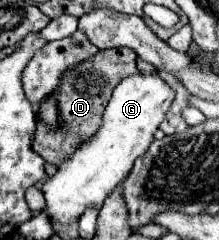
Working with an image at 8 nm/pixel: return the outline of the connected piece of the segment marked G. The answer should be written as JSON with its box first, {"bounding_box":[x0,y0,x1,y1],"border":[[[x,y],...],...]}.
{"bounding_box":[41,70,173,224],"border":[[[157,70],[151,74],[135,74],[135,76],[127,76],[125,80],[121,80],[121,84],[113,90],[113,96],[103,112],[103,122],[99,126],[99,130],[93,134],[93,138],[89,142],[85,142],[83,146],[79,146],[67,160],[63,160],[55,172],[55,176],[47,178],[45,184],[41,186],[41,192],[45,196],[45,214],[49,216],[49,220],[55,224],[73,224],[77,222],[83,212],[87,208],[101,208],[105,198],[115,190],[115,186],[119,186],[127,174],[133,168],[133,162],[143,156],[149,148],[149,144],[153,142],[153,134],[159,128],[159,124],[163,122],[169,106],[173,100],[173,90],[157,76]]]}

